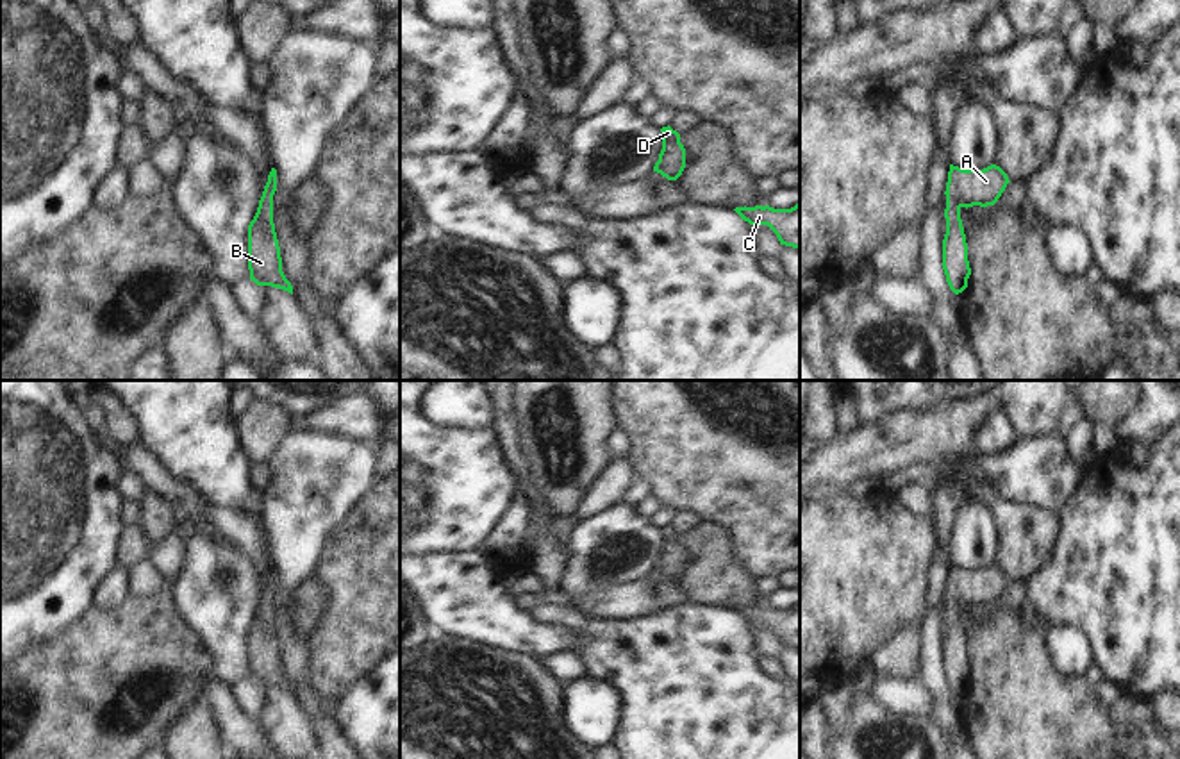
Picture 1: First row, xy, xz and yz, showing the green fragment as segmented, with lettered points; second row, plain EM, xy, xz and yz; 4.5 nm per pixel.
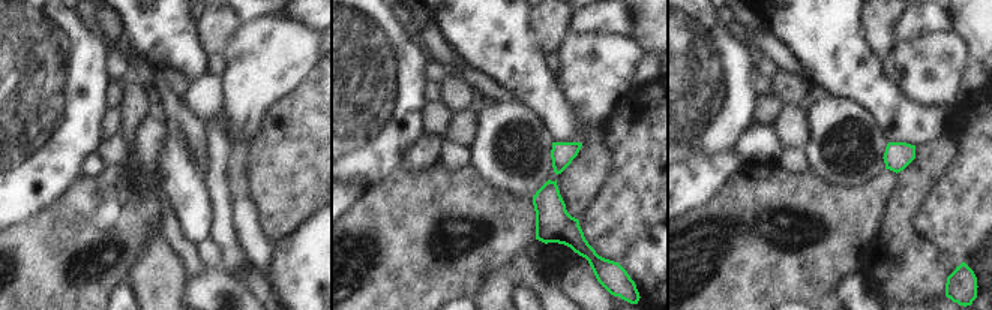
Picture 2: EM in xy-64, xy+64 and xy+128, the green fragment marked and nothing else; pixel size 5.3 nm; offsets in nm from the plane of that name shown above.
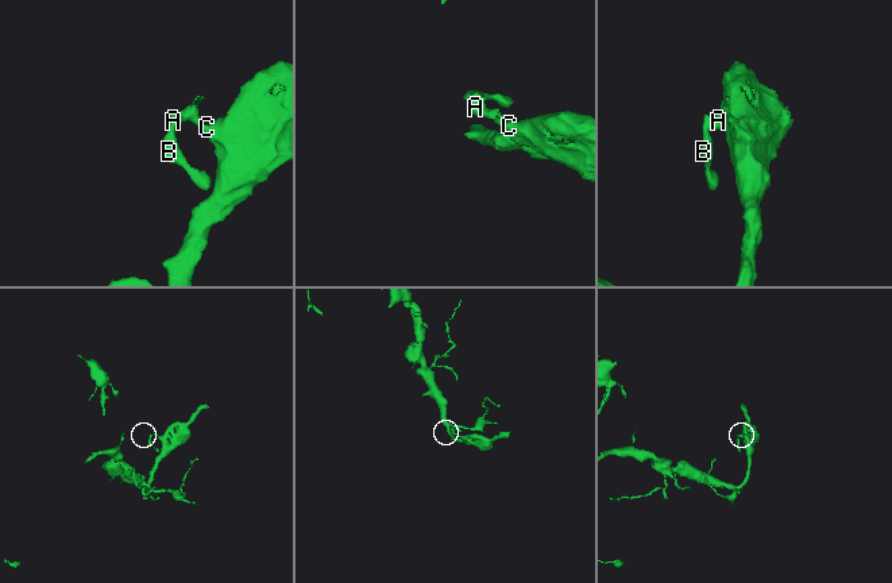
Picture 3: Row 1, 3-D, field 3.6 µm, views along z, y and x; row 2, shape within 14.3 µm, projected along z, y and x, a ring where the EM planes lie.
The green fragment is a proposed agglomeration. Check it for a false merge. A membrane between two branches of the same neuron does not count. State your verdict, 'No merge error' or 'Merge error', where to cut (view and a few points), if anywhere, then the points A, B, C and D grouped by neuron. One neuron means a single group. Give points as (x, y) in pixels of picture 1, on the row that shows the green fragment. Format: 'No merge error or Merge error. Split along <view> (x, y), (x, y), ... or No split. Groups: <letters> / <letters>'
No merge error. No split. Groups: A B C D

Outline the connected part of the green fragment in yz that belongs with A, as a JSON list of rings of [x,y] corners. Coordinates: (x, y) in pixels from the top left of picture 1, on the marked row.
[[[950,164],[944,191],[946,234],[943,239],[943,270],[946,282],[955,295],[968,288],[968,279],[971,275],[960,209],[994,205],[1009,182],[1007,173],[996,164],[984,170],[962,170]]]

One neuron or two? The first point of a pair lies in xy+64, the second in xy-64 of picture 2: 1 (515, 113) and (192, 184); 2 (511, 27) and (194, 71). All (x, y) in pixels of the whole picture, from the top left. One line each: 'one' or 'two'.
1: one
2: one

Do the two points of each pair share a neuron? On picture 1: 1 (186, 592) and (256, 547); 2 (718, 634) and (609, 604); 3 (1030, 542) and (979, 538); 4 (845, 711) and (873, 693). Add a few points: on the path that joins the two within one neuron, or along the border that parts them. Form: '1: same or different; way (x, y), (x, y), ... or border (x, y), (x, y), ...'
1: different; border (224, 536), (252, 559), (261, 592)
2: different; border (652, 611), (636, 618), (606, 618)
3: different; border (979, 502), (995, 522), (995, 563)
4: same; way (848, 702), (857, 693), (864, 693)

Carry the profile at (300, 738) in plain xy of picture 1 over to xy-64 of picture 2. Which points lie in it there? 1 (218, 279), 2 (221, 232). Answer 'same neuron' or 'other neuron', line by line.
1: other neuron
2: same neuron

